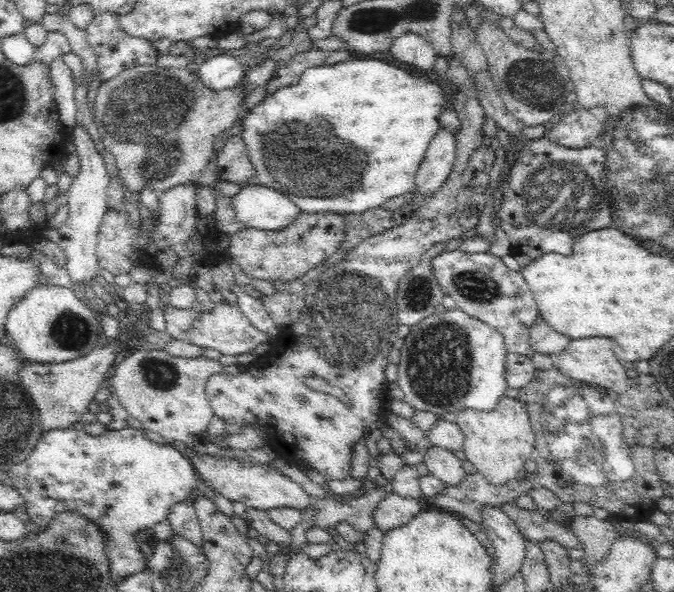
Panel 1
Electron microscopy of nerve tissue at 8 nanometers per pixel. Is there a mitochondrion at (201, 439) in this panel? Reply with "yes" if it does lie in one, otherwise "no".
no

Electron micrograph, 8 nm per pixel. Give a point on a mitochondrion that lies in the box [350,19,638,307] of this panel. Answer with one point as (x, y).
(561, 196)

